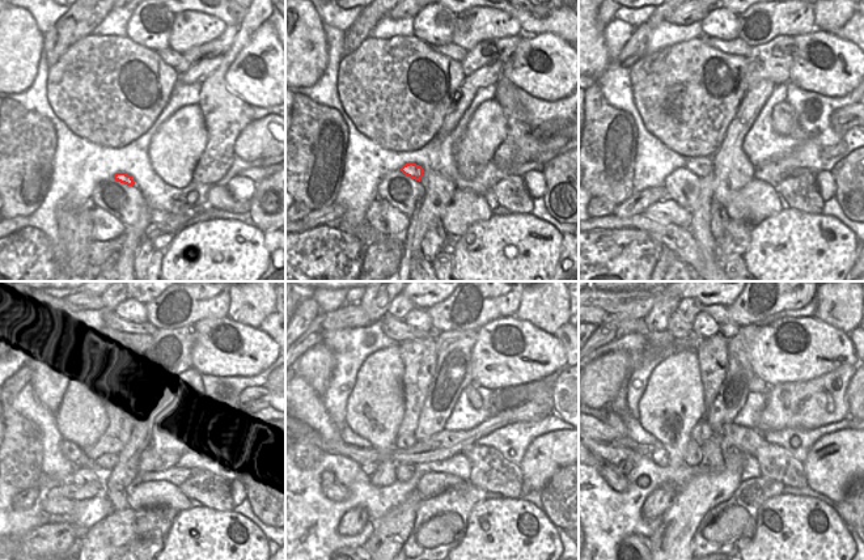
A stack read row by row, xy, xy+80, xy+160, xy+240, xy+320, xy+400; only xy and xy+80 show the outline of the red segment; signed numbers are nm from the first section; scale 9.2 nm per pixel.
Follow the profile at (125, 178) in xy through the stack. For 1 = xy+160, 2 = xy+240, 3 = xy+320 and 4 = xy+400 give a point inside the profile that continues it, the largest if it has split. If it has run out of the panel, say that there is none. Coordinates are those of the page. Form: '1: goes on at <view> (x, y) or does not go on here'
1: goes on at xy+160 (701, 166)
2: goes on at xy+240 (105, 453)
3: goes on at xy+320 (403, 441)
4: goes on at xy+400 (702, 431)

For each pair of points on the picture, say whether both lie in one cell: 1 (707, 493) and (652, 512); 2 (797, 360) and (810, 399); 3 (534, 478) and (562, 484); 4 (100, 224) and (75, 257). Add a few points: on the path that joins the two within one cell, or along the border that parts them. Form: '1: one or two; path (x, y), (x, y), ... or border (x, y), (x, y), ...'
1: two; border (674, 495), (670, 505), (660, 516)
2: two; border (834, 369), (810, 380), (783, 381), (775, 386)
3: two; border (564, 466), (540, 492)
4: two; border (90, 207), (89, 220), (93, 238)

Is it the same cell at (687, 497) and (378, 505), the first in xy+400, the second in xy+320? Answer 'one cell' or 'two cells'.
two cells

